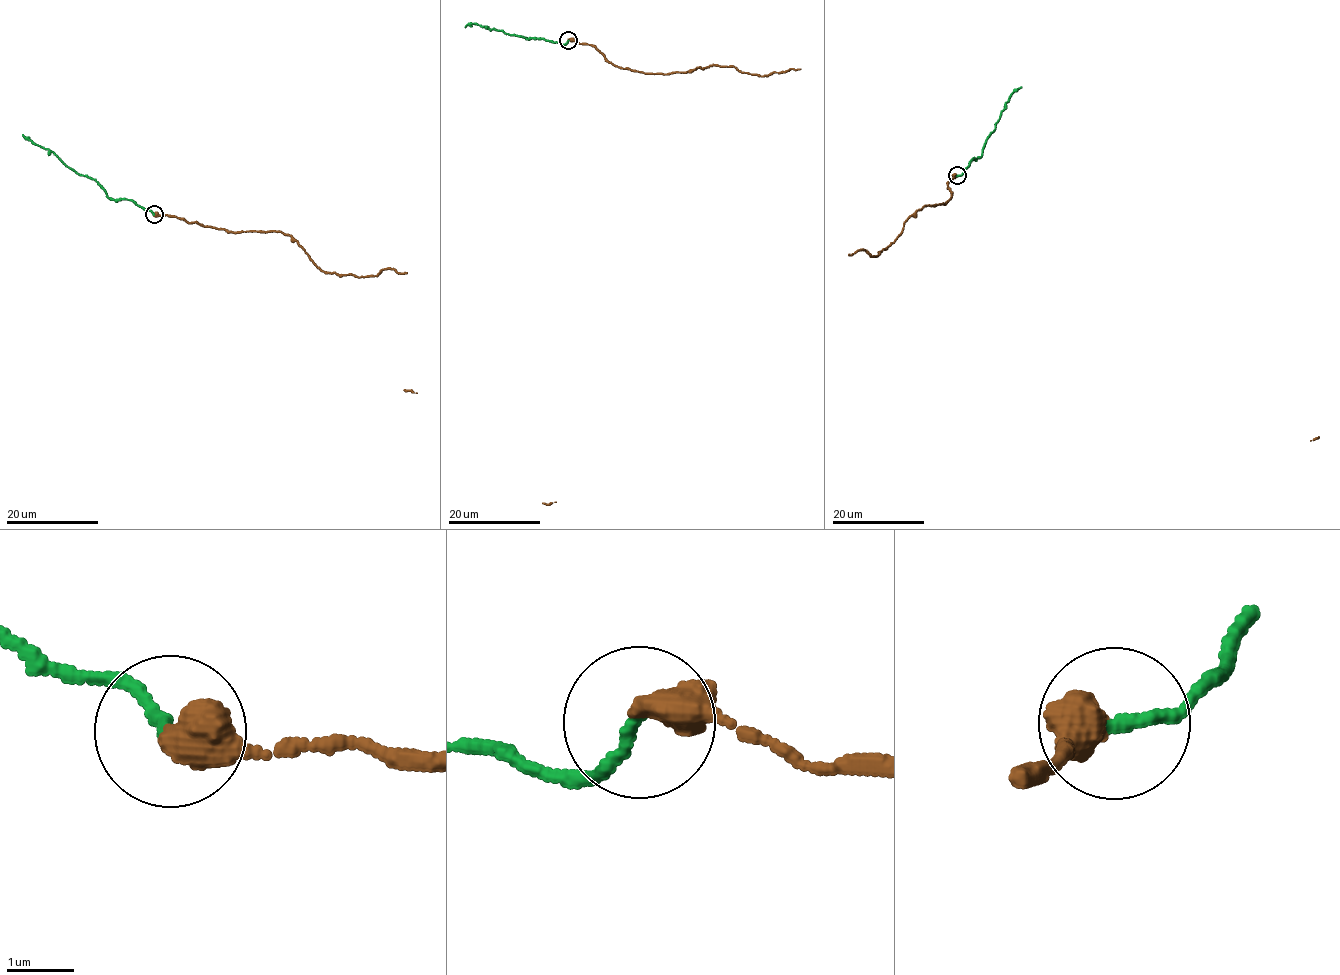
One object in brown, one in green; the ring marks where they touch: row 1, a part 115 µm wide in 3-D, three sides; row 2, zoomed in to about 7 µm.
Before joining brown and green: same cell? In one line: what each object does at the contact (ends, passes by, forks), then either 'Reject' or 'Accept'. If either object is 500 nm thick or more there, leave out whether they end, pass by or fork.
Accept

